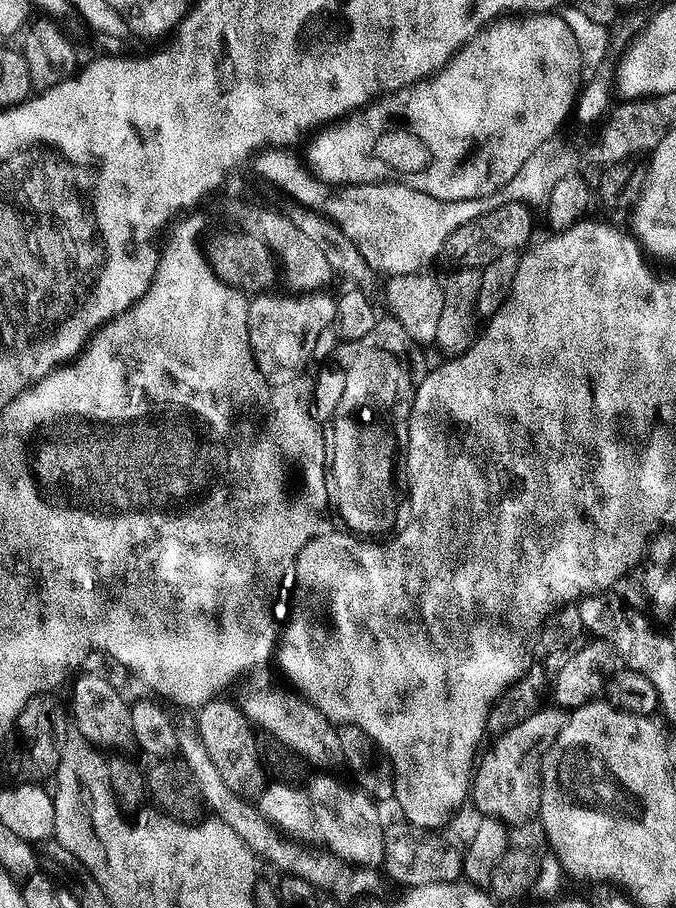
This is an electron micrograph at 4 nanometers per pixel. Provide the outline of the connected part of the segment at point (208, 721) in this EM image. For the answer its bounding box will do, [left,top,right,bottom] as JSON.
[199,699,268,802]

